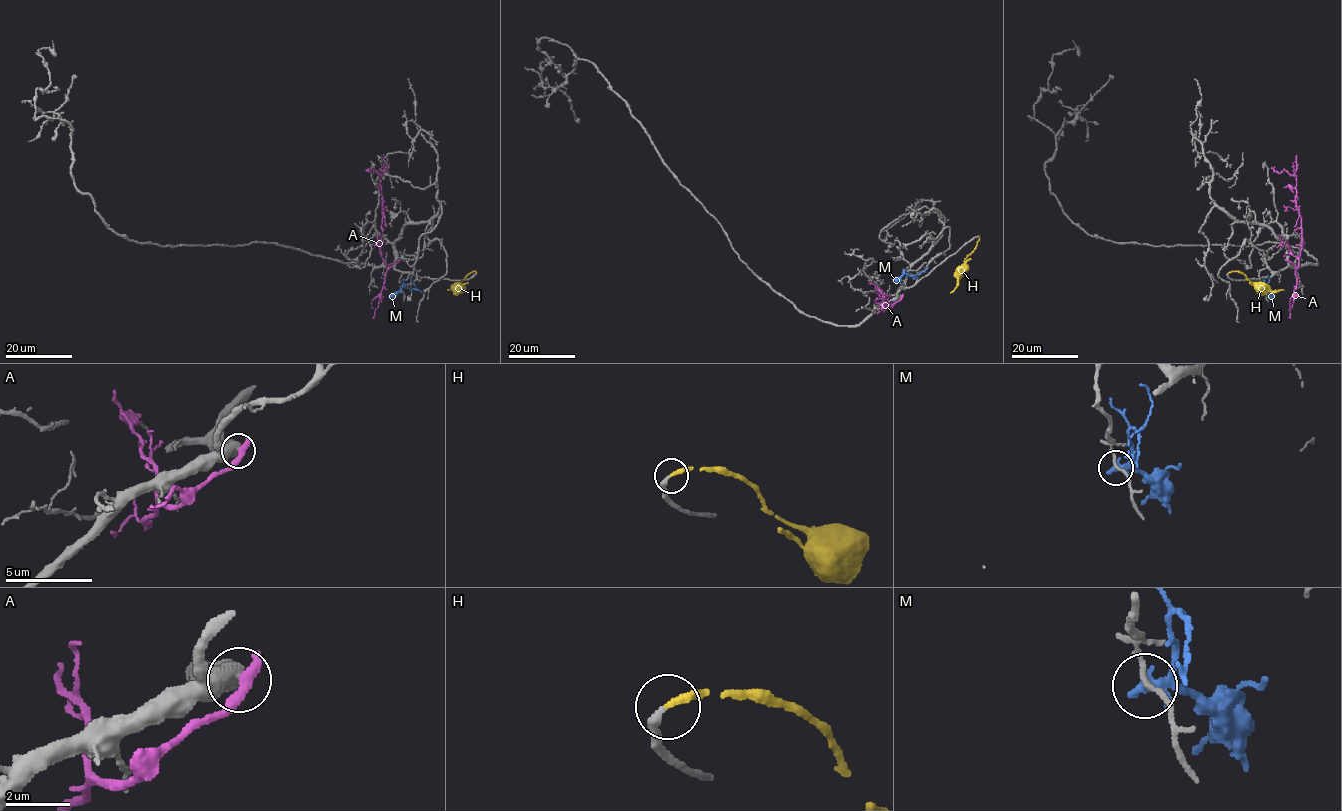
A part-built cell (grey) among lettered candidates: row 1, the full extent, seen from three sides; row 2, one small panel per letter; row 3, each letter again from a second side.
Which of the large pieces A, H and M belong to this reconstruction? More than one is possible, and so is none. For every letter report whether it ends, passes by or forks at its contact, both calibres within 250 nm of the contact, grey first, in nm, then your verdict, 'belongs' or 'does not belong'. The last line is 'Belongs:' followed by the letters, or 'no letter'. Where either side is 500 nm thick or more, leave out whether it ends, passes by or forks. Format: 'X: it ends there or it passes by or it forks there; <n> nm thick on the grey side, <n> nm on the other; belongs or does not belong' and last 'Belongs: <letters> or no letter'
A: 550 nm thick on the grey side, 440 nm on the other; does not belong
H: it ends there; 240 nm thick on the grey side, 240 nm on the other; belongs
M: it passes by; 160 nm thick on the grey side, 320 nm on the other; does not belong
Belongs: H

